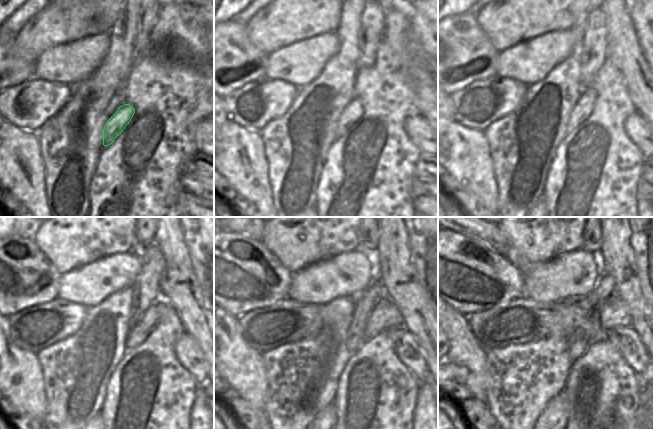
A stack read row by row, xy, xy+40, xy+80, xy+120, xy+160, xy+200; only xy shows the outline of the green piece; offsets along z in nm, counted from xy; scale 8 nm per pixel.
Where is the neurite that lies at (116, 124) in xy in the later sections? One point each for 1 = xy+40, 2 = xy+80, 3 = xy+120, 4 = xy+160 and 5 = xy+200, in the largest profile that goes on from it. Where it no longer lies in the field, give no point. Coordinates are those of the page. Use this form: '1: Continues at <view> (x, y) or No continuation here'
1: Continues at xy+40 (353, 111)
2: Continues at xy+80 (584, 106)
3: Continues at xy+120 (140, 331)
4: Continues at xy+160 (385, 315)
5: Continues at xy+200 (613, 312).

